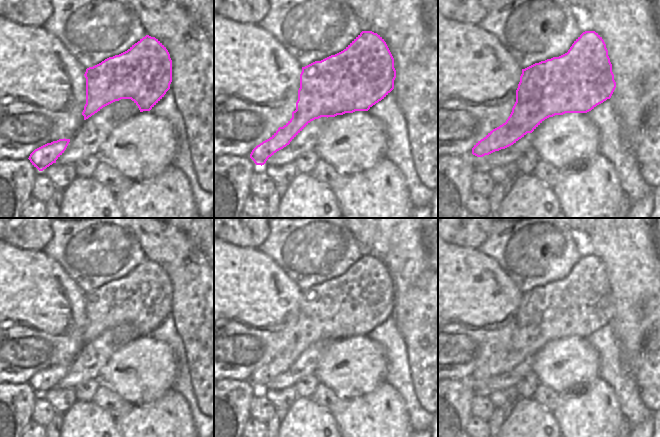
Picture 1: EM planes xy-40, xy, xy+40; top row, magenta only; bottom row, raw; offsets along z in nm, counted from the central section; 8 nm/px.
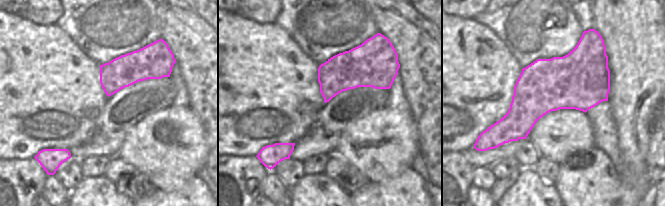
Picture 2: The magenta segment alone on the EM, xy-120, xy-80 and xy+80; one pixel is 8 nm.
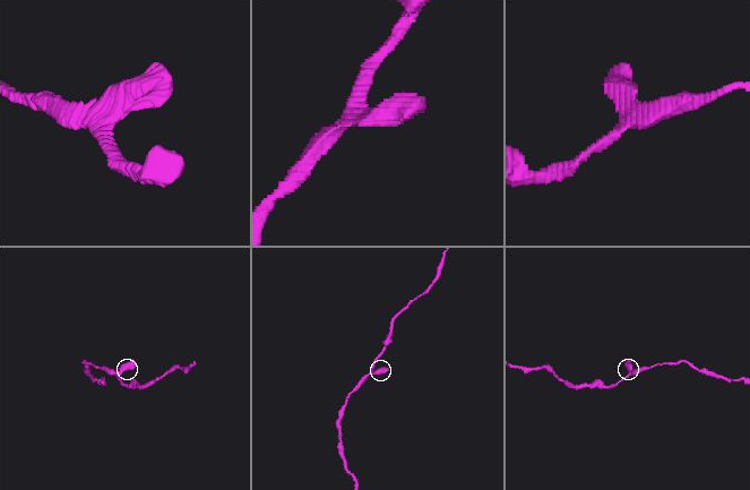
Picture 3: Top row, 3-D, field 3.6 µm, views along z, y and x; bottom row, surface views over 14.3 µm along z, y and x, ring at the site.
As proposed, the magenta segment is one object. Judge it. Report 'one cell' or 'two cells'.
one cell

